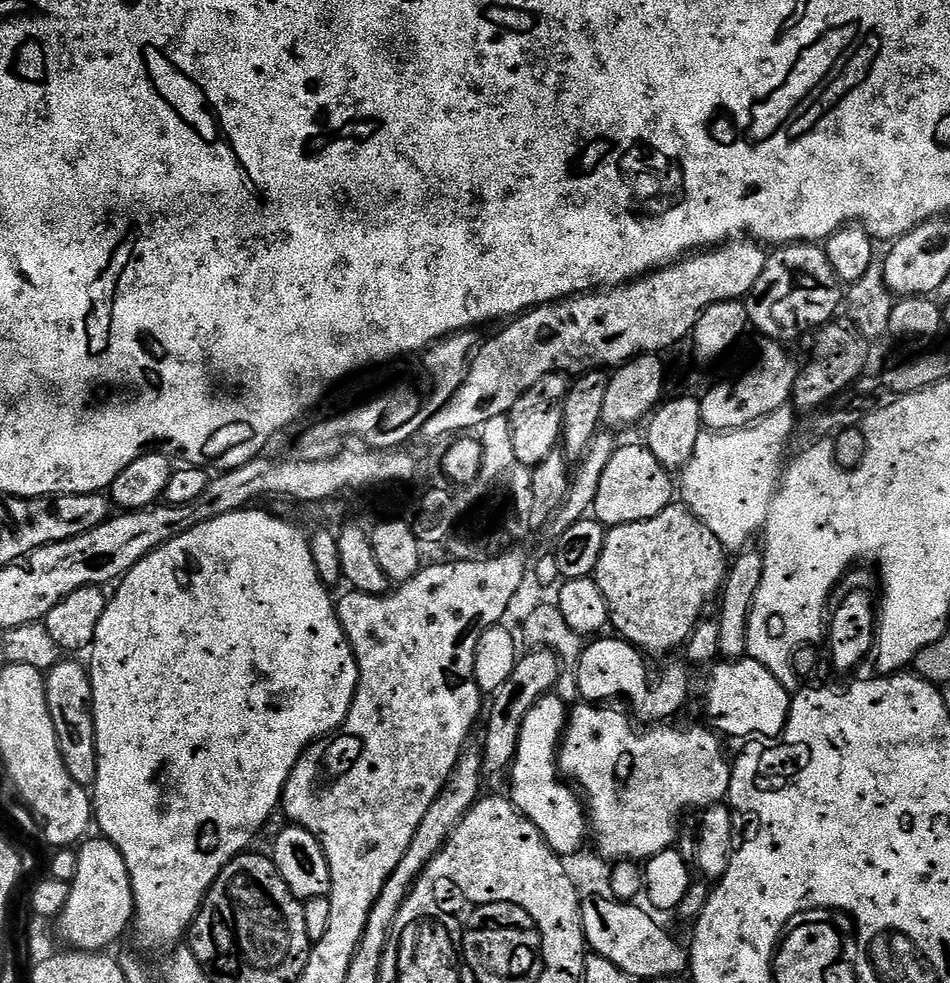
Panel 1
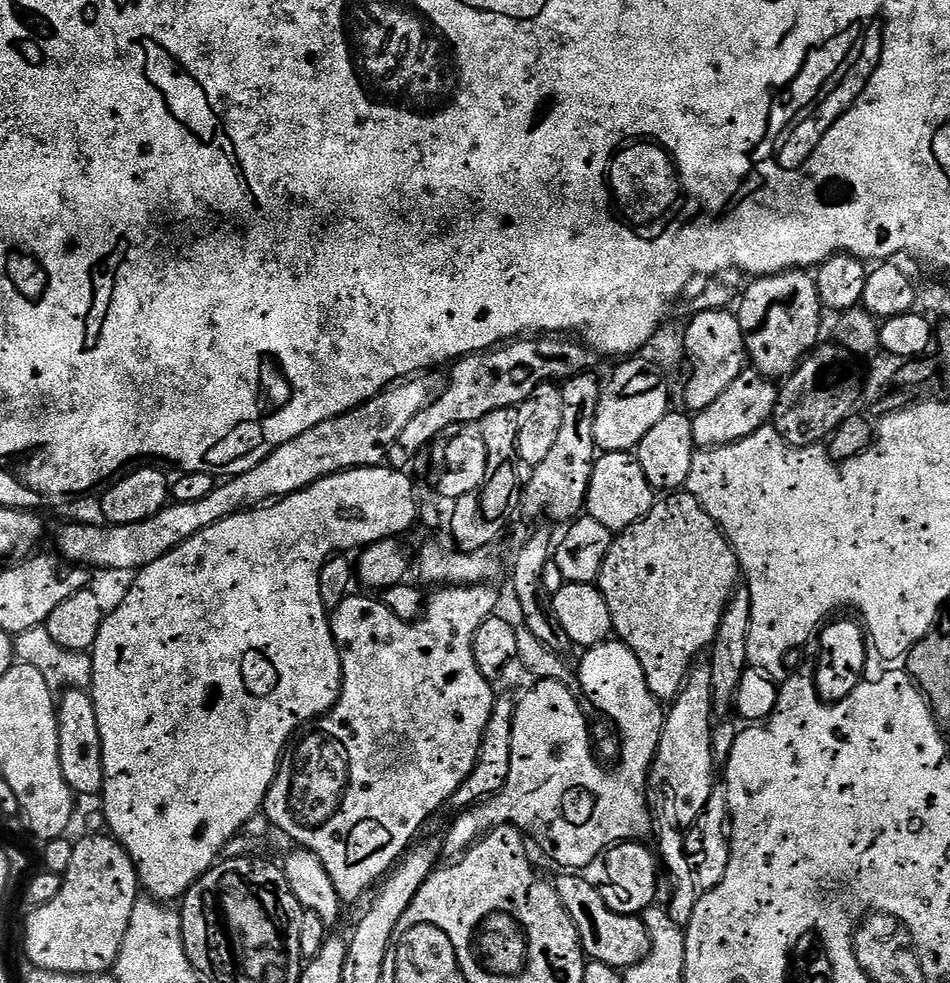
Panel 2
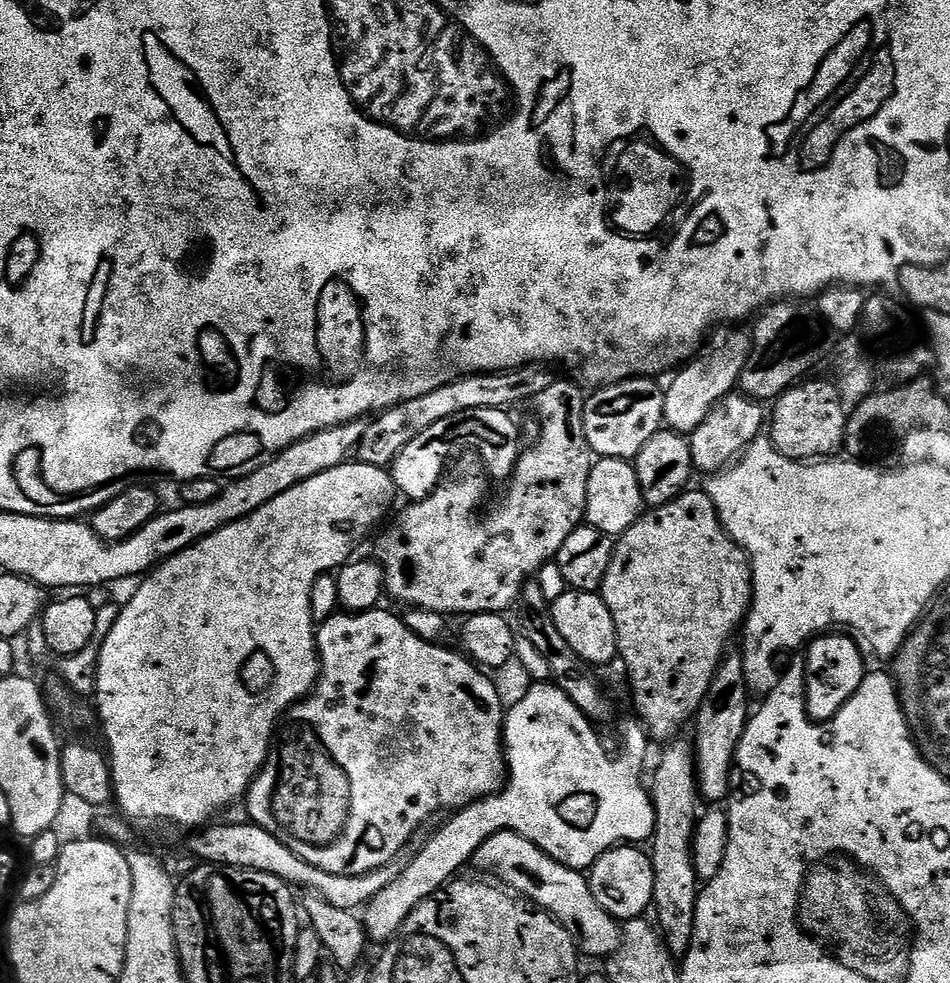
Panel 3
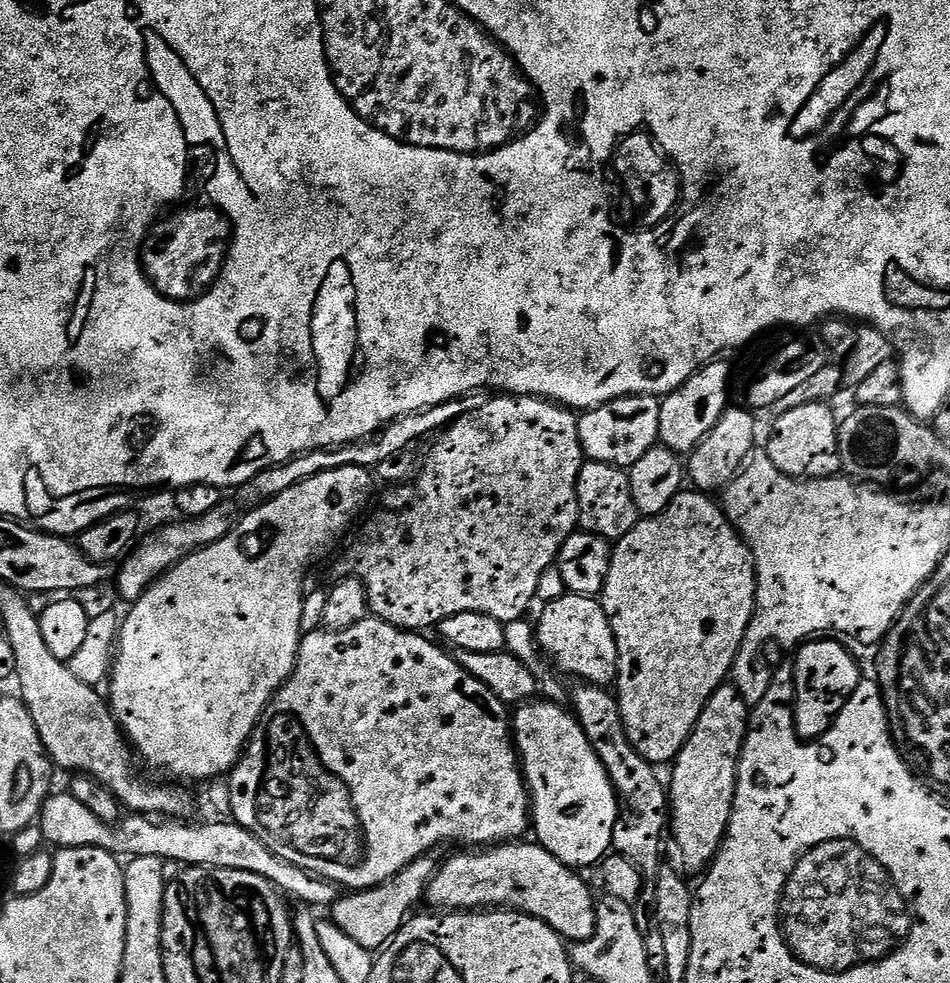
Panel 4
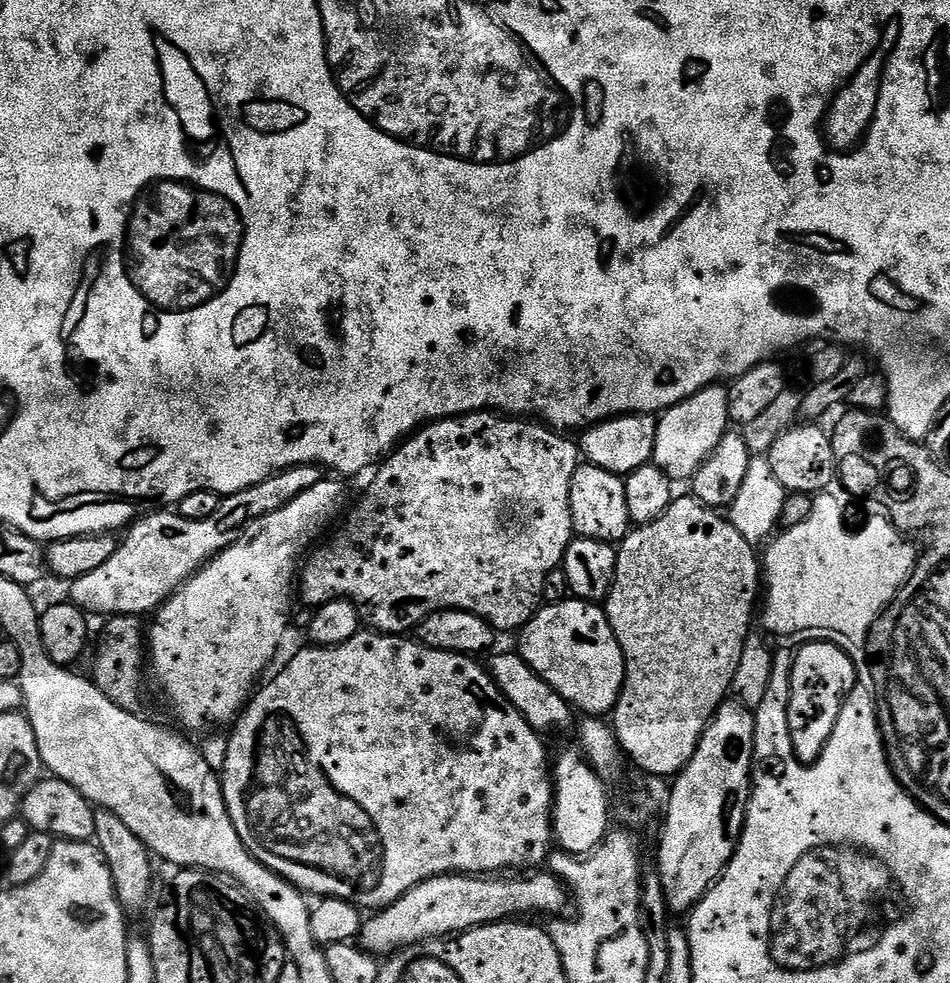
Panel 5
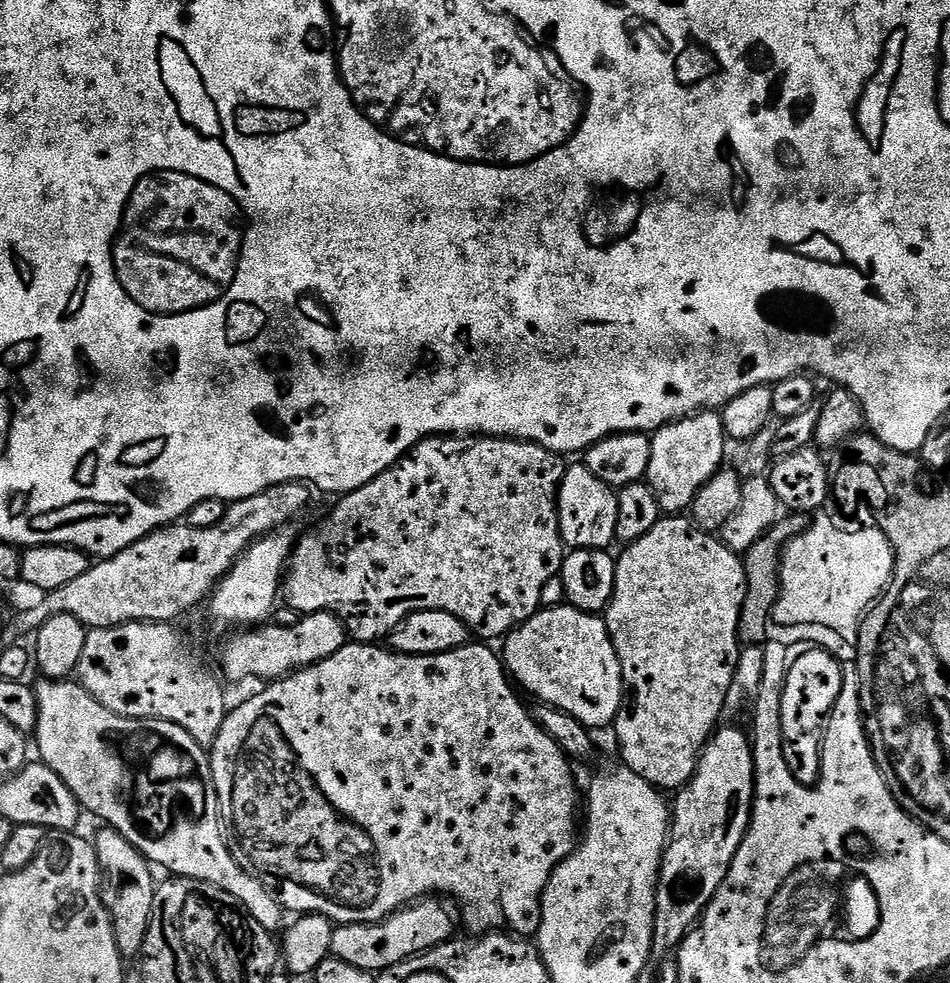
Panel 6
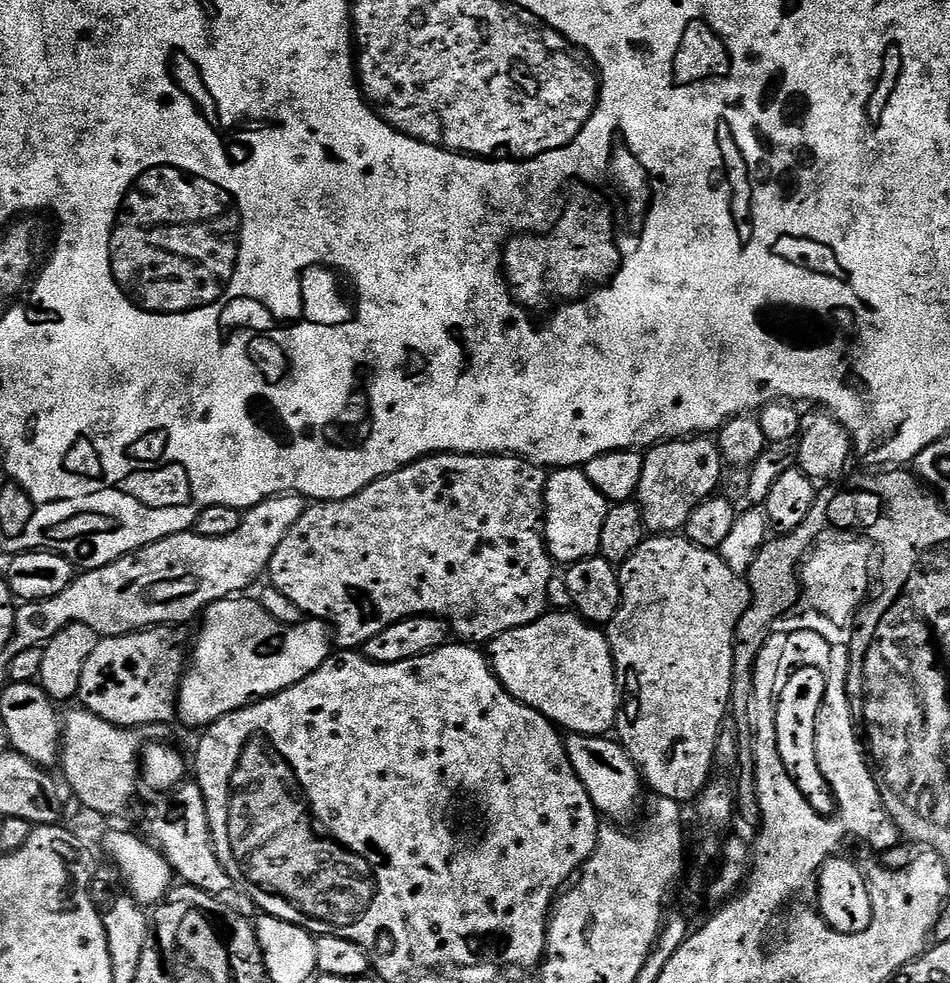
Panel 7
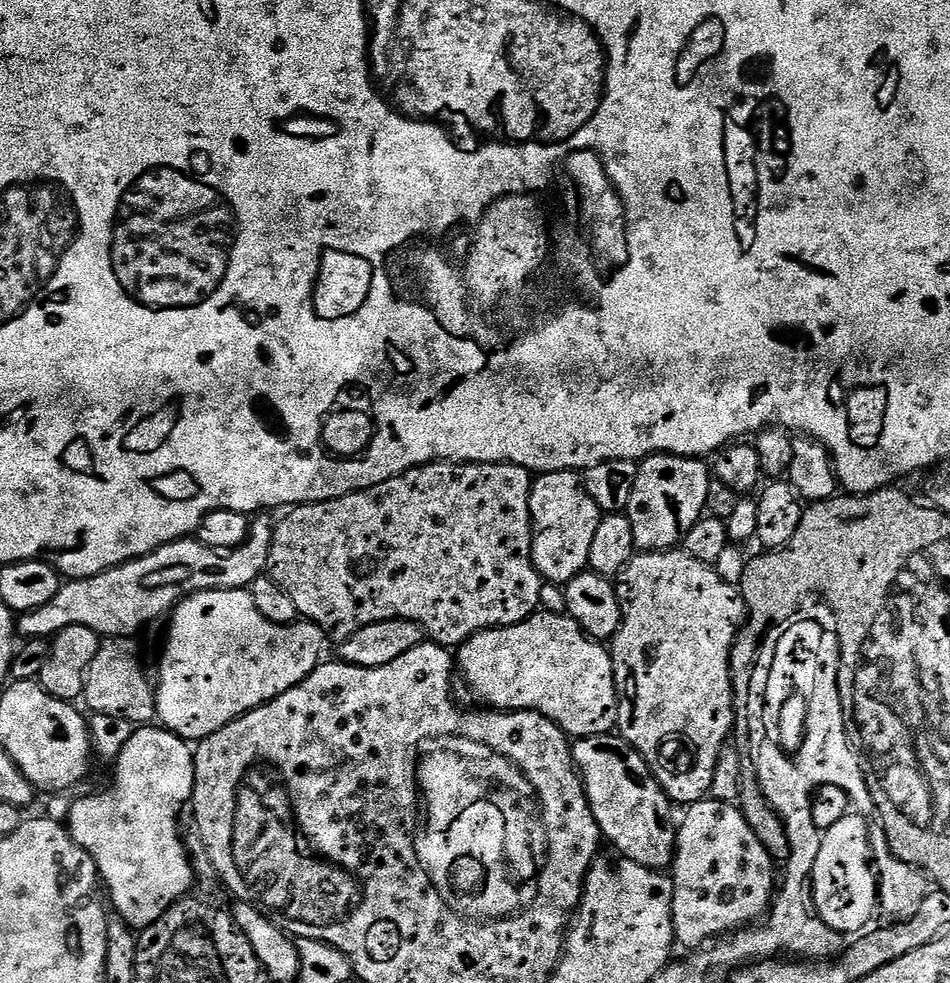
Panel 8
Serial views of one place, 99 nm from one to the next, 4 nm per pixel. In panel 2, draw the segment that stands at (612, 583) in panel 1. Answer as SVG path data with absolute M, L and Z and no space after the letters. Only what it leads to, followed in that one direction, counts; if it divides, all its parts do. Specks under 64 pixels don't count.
M677 490L657 499L656 503L652 505L648 516L639 520L634 526L627 528L626 531L619 533L613 539L600 571L598 587L606 598L606 606L610 610L613 633L618 637L620 643L625 644L630 650L634 650L638 662L642 662L642 674L646 674L646 686L650 686L650 690L655 694L657 701L671 702L675 700L676 695L680 693L681 686L684 684L684 679L688 676L688 671L692 669L694 661L703 657L711 649L714 634L718 634L718 622L722 622L722 614L726 610L729 598L736 591L741 576L742 569L736 560L736 551L732 549L732 545L728 543L724 533L714 522L714 518L710 518L710 514L706 514L706 510L702 510L698 498L691 496L687 490Z

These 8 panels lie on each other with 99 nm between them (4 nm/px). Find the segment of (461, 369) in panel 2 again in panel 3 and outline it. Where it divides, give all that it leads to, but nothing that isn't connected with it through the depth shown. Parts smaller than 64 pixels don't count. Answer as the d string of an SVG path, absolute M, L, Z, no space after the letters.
M525 364L523 368L510 368L507 372L485 372L462 376L452 380L438 390L430 390L430 394L422 394L418 398L410 398L394 408L382 412L376 422L368 424L366 434L358 449L358 460L361 464L373 464L379 468L388 468L392 460L408 442L422 434L424 430L439 422L442 418L458 414L459 411L474 410L478 407L511 409L511 404L519 400L531 401L539 398L554 383L547 367L539 364Z

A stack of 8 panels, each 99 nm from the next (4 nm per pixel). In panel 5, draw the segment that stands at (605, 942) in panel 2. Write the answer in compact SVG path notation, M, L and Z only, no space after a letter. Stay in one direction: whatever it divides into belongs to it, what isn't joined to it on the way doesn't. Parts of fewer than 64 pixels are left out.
M536 870L531 874L512 874L509 880L500 880L504 878L489 878L484 874L453 874L451 876L435 876L429 880L423 880L418 886L414 886L410 889L409 892L403 892L396 901L392 904L389 904L387 908L377 911L375 914L369 915L372 916L363 921L360 926L360 934L358 937L359 947L362 948L365 952L371 953L377 958L387 958L392 955L394 952L400 951L401 948L411 948L414 944L420 944L423 940L435 940L437 938L452 938L457 934L462 932L468 932L472 928L480 928L483 924L499 924L501 922L507 921L509 918L524 918L527 912L556 912L552 914L560 914L564 907L569 907L570 896L566 891L563 884L556 879L555 876L549 874L544 870Z

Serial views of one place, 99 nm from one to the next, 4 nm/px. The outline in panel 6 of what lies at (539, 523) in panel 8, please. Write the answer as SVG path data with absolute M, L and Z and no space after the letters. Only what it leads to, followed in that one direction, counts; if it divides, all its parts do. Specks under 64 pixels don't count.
M582 462L569 463L556 494L560 533L569 549L611 549L618 530L618 492L606 482L594 478Z

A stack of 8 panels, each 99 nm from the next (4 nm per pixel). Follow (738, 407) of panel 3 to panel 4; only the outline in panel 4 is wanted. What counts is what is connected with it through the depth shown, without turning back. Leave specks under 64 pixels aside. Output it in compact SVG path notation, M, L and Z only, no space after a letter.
M728 407L714 426L714 430L710 430L706 438L702 438L702 442L695 450L687 453L686 476L693 489L705 494L723 493L757 451L756 420L752 417L755 415L747 407L739 407Z

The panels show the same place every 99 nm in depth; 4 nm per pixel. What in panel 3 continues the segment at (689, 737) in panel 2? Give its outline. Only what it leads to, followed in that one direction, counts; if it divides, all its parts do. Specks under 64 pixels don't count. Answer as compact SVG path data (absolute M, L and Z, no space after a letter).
M673 738L663 745L664 753L656 764L656 773L650 780L650 795L656 825L650 841L650 857L654 872L654 912L660 915L658 931L668 951L680 958L687 952L694 938L696 899L700 897L701 885L692 861L692 837L695 834L698 811L698 785L696 782L696 758L691 739Z

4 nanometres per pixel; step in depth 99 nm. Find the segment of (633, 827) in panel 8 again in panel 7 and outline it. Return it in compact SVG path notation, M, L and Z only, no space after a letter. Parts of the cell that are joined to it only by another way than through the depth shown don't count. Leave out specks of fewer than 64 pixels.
M569 733L565 737L565 748L567 750L567 757L570 758L571 765L574 766L575 773L578 774L579 780L583 782L583 785L586 786L587 793L590 794L591 801L594 802L595 808L597 810L597 813L600 813L605 819L610 818L612 822L618 823L618 824L627 824L626 822L630 821L638 812L638 808L642 806L642 800L640 804L640 798L642 796L642 790L644 791L644 783L643 783L643 777L640 775L640 772L637 770L636 763L633 762L633 760L628 756L628 752L625 751L623 747L621 747L619 741L616 741L615 739L612 739L606 736L588 736L588 735L582 735L580 733Z

